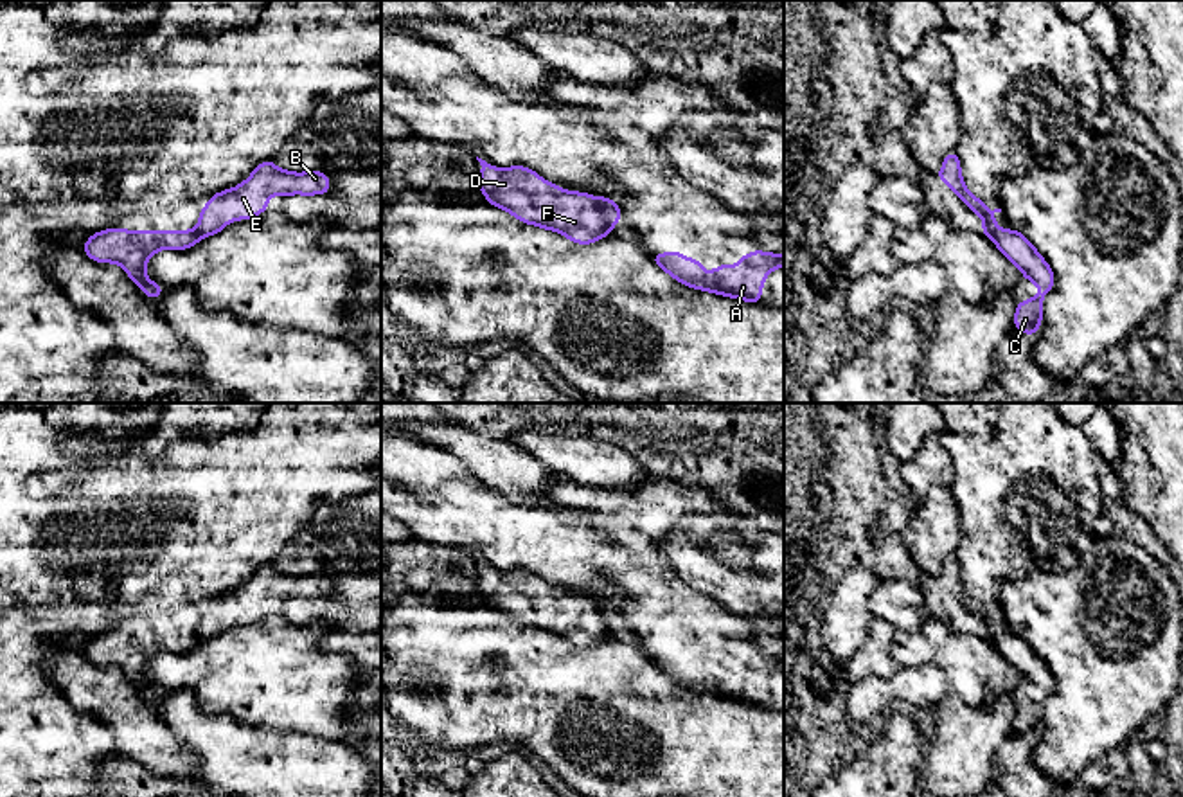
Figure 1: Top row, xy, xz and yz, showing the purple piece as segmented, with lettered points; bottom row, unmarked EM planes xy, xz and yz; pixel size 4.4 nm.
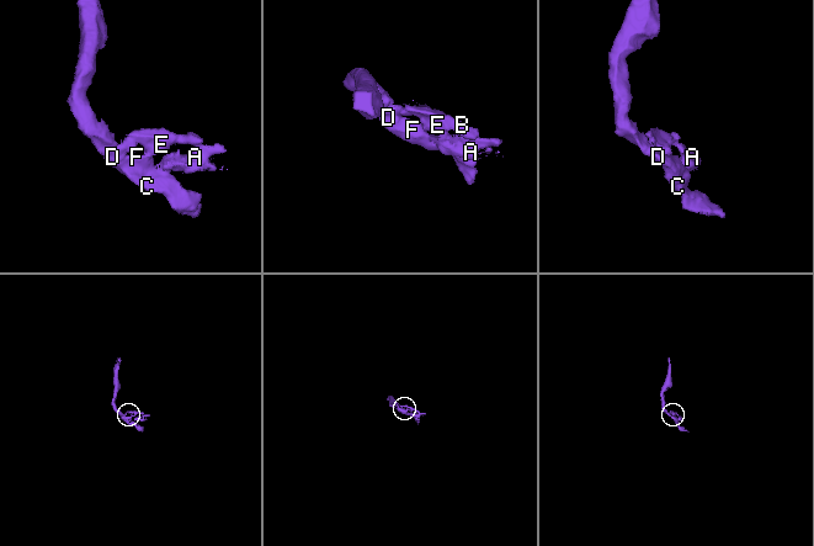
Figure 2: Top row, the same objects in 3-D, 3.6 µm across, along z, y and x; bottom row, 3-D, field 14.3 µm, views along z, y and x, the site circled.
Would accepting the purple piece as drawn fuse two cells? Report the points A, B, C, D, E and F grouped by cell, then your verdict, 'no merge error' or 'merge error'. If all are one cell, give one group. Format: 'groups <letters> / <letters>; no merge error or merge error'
groups A B E / C D F; merge error

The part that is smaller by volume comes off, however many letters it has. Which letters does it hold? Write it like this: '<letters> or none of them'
A, B, E

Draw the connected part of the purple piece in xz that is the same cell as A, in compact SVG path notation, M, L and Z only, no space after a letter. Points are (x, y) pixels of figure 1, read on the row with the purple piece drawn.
M762 250L739 255L739 266L721 263L714 272L703 272L699 259L689 259L680 252L651 254L651 259L685 286L752 304L760 304L764 277L771 270L784 266L782 254L768 254Z

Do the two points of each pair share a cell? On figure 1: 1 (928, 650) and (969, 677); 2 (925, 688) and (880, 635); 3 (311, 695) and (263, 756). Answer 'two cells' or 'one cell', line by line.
1: one cell
2: two cells
3: two cells

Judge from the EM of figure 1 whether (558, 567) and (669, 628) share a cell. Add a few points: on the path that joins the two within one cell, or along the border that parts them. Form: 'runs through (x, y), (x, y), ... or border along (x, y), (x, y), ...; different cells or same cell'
runs through (588, 564), (613, 564), (648, 598); same cell

